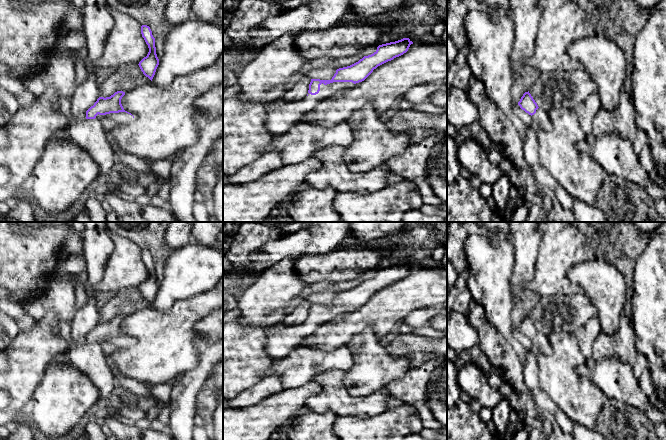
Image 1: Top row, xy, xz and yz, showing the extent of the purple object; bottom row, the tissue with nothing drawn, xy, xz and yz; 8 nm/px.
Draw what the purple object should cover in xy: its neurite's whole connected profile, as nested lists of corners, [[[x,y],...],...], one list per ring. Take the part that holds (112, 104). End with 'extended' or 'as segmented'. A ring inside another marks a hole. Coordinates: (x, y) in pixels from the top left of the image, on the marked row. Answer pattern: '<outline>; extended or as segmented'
[[[117,91],[110,97],[99,97],[86,111],[86,119],[95,119],[99,114],[102,118],[111,119],[119,124],[126,124],[133,120],[134,116],[125,111],[121,99],[125,95],[123,91]]]; extended

